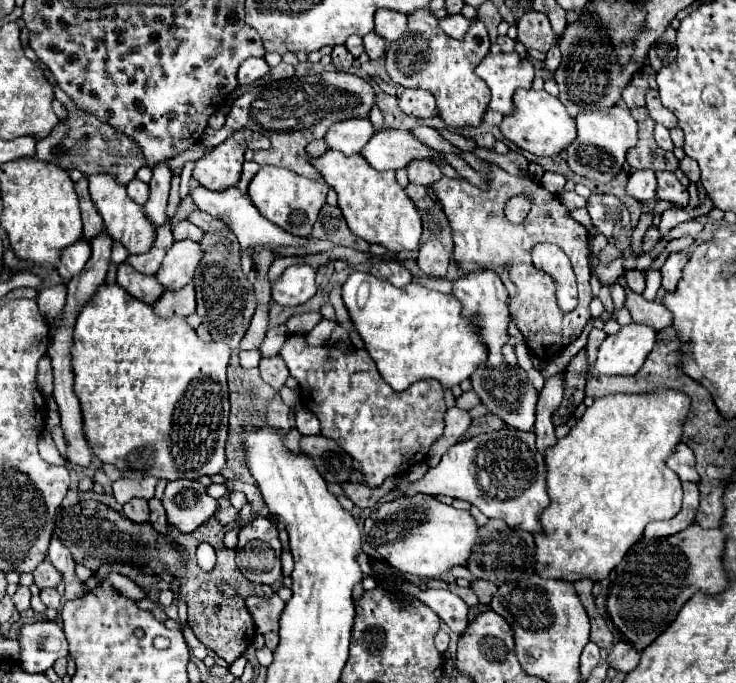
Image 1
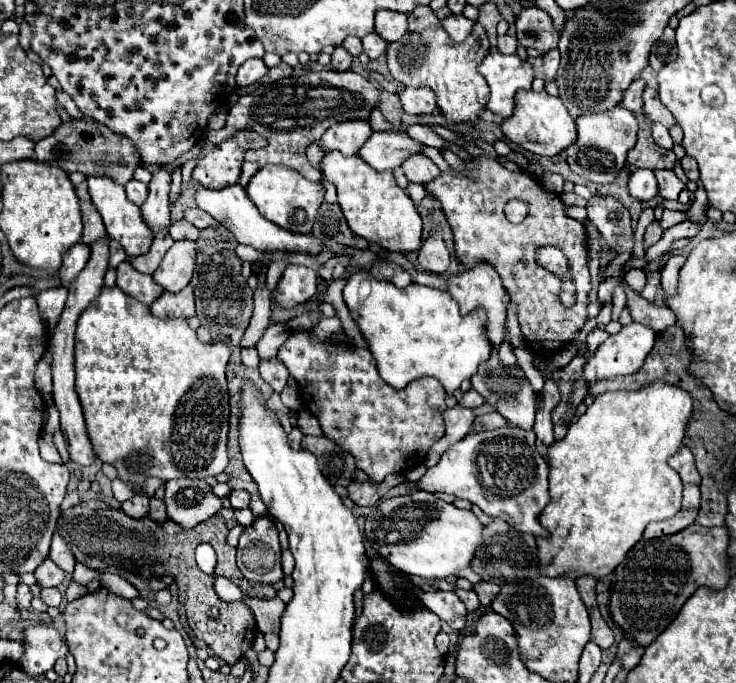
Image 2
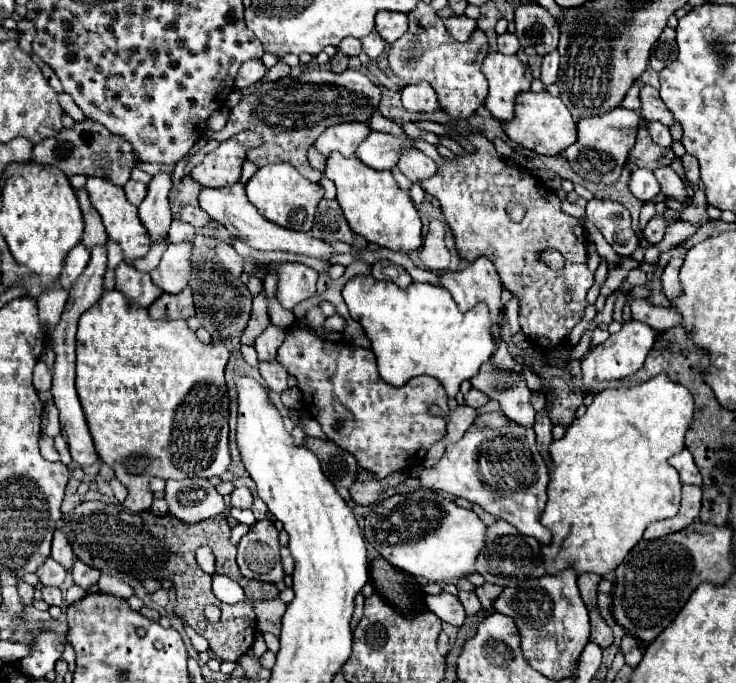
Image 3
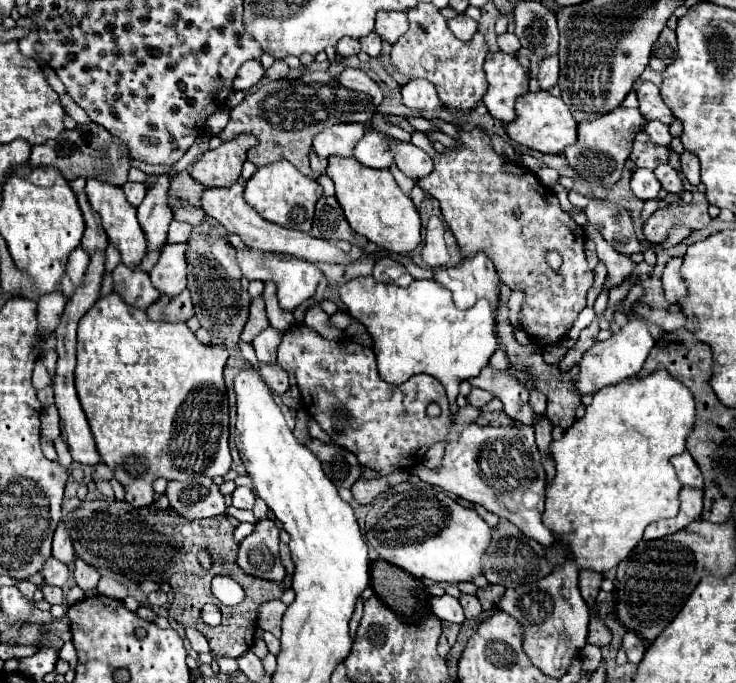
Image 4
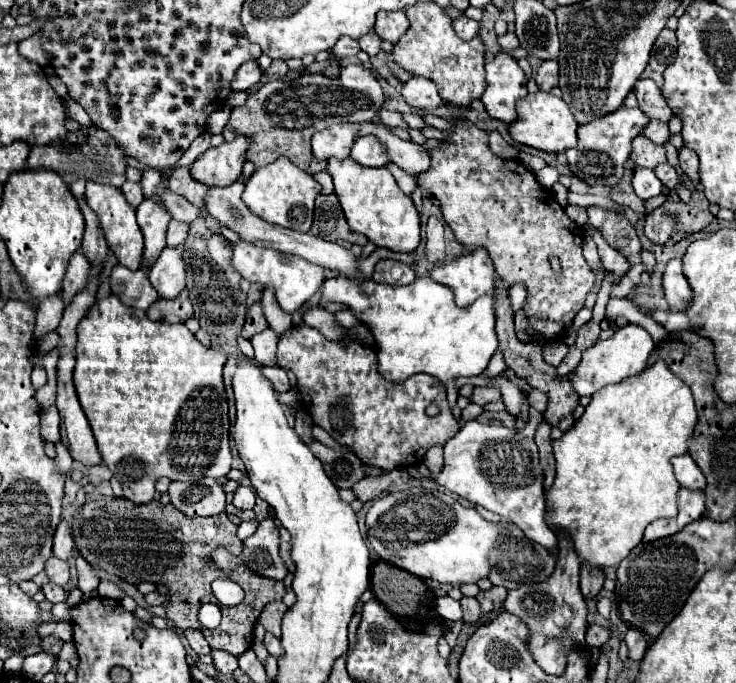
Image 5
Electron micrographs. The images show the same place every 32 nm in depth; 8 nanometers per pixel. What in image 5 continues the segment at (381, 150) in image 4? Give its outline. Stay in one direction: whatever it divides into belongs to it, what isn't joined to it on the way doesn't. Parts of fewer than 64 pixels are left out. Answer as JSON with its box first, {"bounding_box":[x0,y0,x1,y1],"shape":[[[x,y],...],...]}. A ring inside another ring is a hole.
{"bounding_box":[352,136,390,168],"shape":[[[362,136],[354,142],[352,146],[352,160],[356,160],[358,164],[364,166],[372,166],[372,168],[382,168],[390,162],[386,148],[380,146],[380,140],[376,136]]]}

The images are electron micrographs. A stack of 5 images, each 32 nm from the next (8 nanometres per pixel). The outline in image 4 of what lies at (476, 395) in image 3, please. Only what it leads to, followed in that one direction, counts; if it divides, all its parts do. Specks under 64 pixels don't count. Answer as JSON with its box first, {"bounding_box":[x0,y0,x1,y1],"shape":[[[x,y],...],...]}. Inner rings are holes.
{"bounding_box":[466,388,492,408],"shape":[[[472,388],[470,394],[466,396],[468,404],[472,404],[474,408],[482,408],[484,404],[488,404],[492,400],[492,394],[488,394],[486,390],[480,390],[480,388]]]}

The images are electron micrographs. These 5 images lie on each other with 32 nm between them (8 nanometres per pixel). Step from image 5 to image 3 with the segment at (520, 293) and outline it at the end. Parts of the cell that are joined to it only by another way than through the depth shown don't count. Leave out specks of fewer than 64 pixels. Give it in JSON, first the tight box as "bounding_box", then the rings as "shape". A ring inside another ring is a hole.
{"bounding_box":[506,298,520,336],"shape":[[[512,298],[508,304],[506,304],[506,320],[508,320],[508,326],[510,326],[510,332],[512,336],[516,336],[520,332],[520,324],[518,324],[518,306],[516,306],[516,298]]]}

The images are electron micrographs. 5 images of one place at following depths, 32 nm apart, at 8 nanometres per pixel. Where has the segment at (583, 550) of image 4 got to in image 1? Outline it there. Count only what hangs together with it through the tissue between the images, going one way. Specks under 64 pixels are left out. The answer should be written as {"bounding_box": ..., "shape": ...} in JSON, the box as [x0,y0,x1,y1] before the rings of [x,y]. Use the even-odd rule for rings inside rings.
{"bounding_box":[534,390,688,582],"shape":[[[658,390],[654,394],[612,394],[610,398],[598,398],[594,404],[584,412],[584,416],[576,422],[576,426],[568,432],[566,438],[558,440],[556,446],[546,450],[546,486],[550,504],[542,514],[542,534],[534,534],[536,554],[534,554],[534,570],[540,578],[552,578],[552,580],[568,580],[576,582],[582,578],[590,578],[594,582],[602,582],[614,566],[624,558],[628,548],[642,538],[642,532],[648,522],[652,520],[670,520],[680,512],[682,506],[682,484],[680,478],[666,466],[664,458],[672,454],[676,444],[680,444],[680,426],[684,422],[684,414],[688,414],[688,398],[684,394],[676,394],[676,390]]]}

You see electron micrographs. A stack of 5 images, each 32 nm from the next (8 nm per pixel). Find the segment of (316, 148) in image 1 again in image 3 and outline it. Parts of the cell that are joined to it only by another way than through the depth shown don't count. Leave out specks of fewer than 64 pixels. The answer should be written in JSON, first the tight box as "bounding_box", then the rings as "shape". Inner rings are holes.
{"bounding_box":[307,145,326,172],"shape":[[[314,145],[309,148],[307,157],[312,168],[324,172],[326,158],[317,151]]]}

